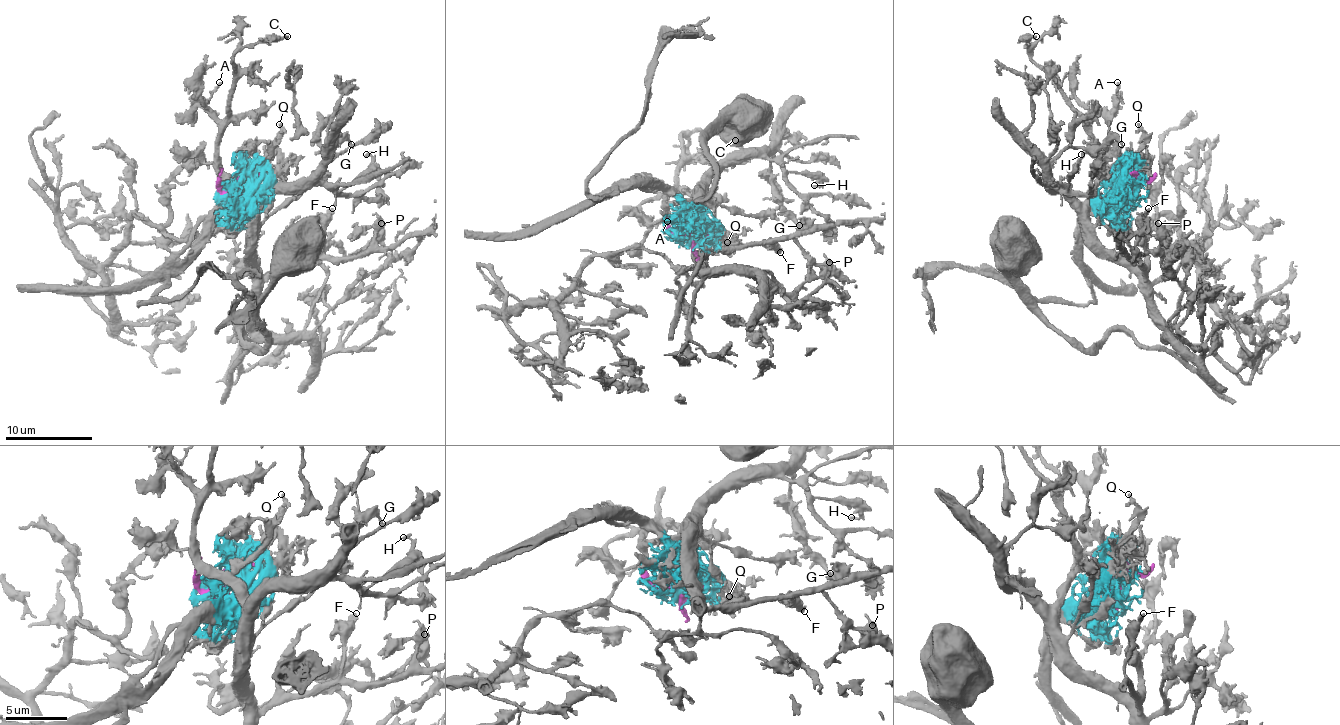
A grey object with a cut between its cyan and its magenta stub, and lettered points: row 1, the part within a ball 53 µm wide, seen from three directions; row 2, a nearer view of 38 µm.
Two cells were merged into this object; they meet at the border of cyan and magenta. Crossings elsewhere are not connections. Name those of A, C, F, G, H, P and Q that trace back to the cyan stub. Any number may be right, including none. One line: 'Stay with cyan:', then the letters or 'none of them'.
Stay with cyan: Q

